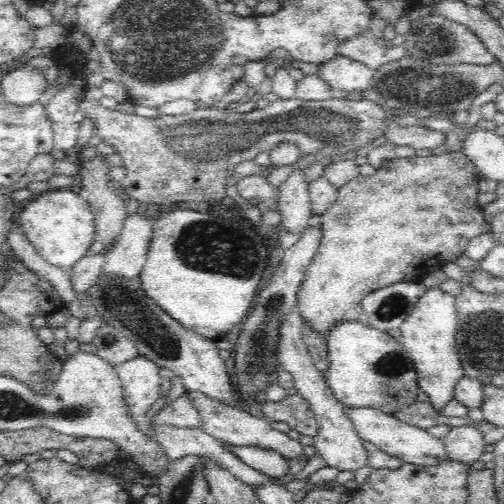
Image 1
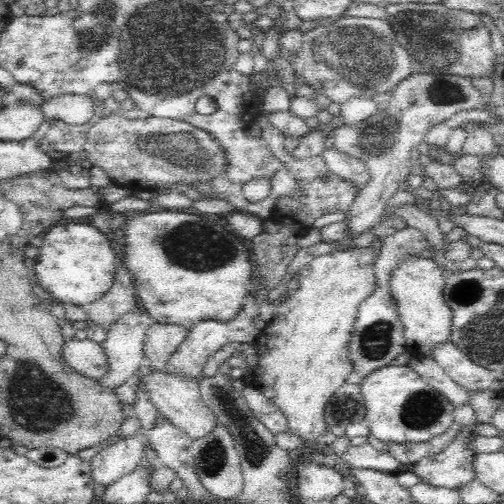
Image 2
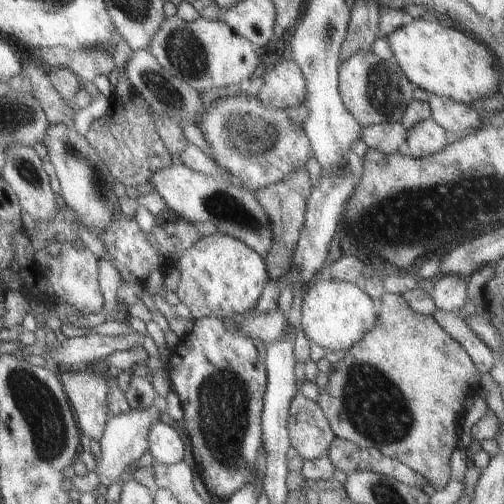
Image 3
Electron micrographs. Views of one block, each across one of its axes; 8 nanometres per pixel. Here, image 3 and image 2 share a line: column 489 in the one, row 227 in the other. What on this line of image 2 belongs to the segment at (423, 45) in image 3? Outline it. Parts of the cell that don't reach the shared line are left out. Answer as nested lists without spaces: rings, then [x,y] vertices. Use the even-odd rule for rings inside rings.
[[[66,224],[52,226],[46,232],[38,260],[30,264],[36,282],[42,286],[44,296],[50,296],[58,304],[86,308],[106,298],[116,280],[116,256],[112,242],[98,228],[90,224]]]

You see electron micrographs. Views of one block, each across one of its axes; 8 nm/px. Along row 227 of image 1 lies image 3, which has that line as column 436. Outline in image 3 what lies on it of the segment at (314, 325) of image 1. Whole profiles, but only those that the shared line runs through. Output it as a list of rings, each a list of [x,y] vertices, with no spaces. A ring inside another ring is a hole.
[[[383,292],[377,306],[377,324],[361,338],[361,342],[341,354],[335,372],[329,372],[327,386],[319,390],[317,404],[335,438],[343,438],[367,450],[377,448],[385,458],[405,464],[439,490],[449,482],[449,458],[453,450],[459,448],[459,428],[465,414],[465,402],[471,394],[471,386],[479,384],[481,376],[465,350],[439,324],[431,316],[413,312],[399,294]]]

